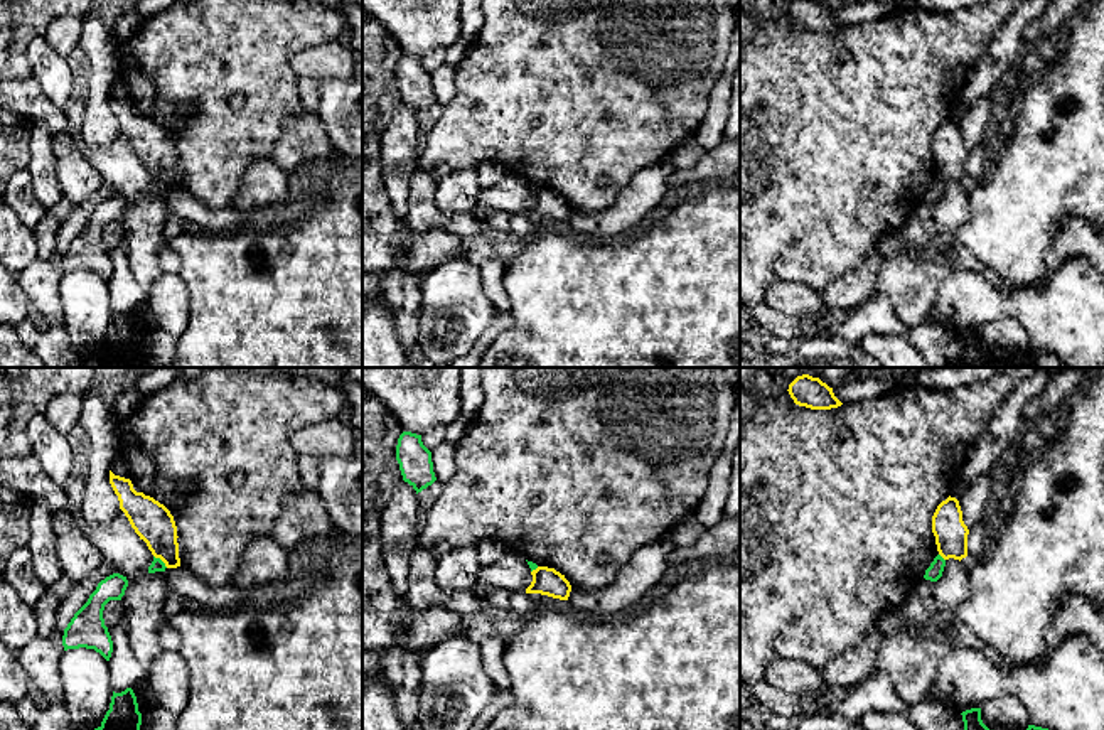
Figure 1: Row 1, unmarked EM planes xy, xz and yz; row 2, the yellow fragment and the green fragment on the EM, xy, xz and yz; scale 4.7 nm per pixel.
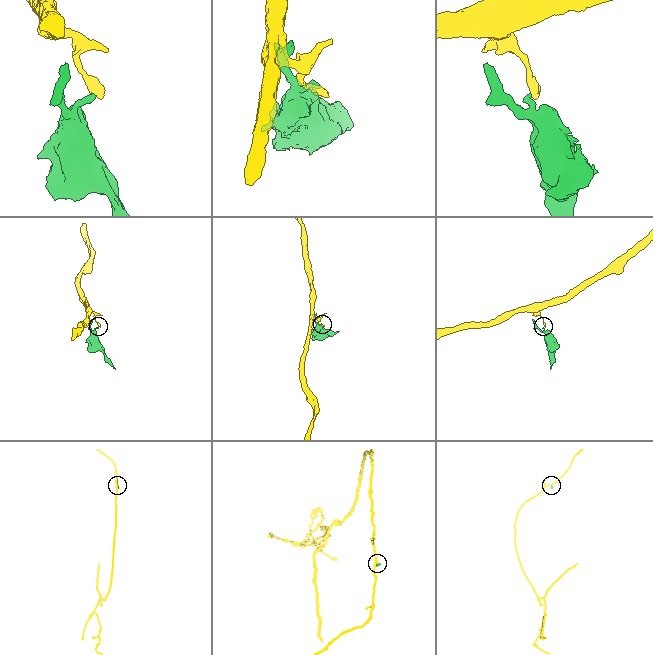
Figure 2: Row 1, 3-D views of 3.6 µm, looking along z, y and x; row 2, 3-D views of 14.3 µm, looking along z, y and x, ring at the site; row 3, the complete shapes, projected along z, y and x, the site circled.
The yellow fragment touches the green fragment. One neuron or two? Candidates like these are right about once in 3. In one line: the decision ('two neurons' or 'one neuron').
two neurons

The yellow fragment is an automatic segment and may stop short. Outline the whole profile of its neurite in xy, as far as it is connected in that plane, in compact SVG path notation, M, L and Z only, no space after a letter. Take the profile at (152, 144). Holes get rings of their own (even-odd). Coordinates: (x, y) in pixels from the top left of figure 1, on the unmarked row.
M111 93L110 106L118 118L120 132L152 177L167 191L180 189L177 148L170 133L153 120L137 115L130 101L115 98Z

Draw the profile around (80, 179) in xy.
M56 137L54 155L62 194L76 206L89 199L103 184L96 167L84 157L76 140Z

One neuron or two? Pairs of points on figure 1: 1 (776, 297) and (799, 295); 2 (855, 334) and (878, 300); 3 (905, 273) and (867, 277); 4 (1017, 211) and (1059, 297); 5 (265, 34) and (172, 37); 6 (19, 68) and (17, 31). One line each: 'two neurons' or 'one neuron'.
1: one neuron
2: one neuron
3: two neurons
4: two neurons
5: one neuron
6: one neuron

